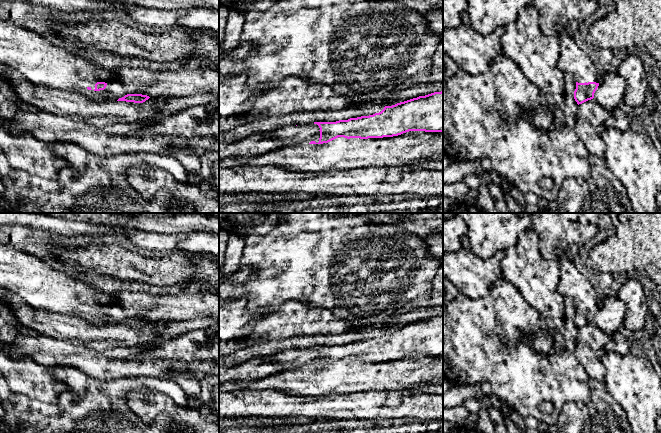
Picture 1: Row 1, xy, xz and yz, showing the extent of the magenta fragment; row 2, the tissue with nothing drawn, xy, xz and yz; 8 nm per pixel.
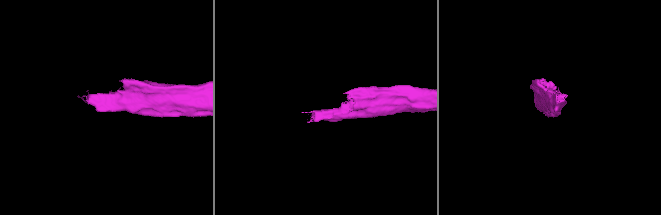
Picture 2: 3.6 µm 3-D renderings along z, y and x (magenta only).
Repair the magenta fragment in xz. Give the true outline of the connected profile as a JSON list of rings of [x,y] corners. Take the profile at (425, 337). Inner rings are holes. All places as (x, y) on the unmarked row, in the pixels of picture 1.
[[[443,315],[419,320],[384,333],[373,339],[339,344],[336,346],[314,346],[305,349],[283,351],[271,356],[271,361],[282,371],[304,367],[323,368],[338,361],[383,362],[398,360],[409,355],[443,356]]]

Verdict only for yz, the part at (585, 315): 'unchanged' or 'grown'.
grown

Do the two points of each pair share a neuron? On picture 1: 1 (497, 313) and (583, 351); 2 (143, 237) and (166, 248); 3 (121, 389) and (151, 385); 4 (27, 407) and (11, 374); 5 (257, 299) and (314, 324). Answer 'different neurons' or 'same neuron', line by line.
1: different neurons
2: same neuron
3: same neuron
4: different neurons
5: different neurons

